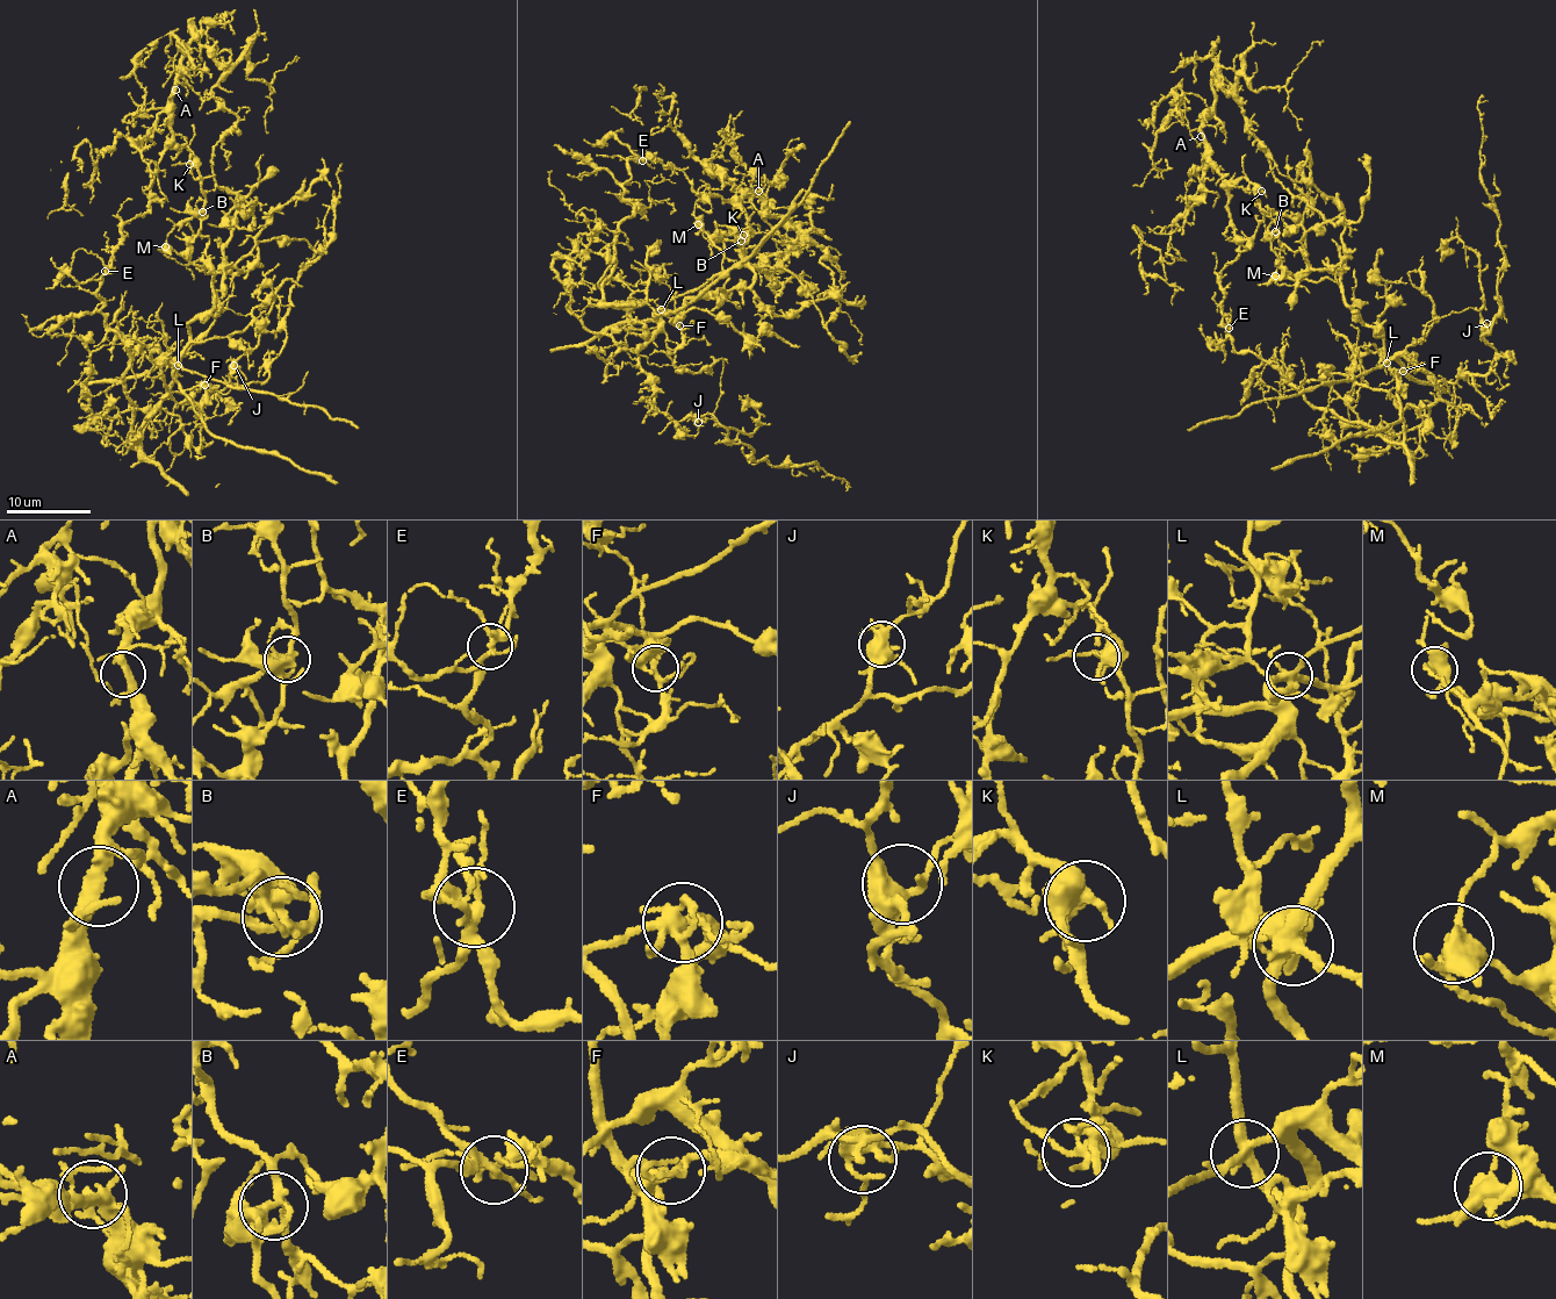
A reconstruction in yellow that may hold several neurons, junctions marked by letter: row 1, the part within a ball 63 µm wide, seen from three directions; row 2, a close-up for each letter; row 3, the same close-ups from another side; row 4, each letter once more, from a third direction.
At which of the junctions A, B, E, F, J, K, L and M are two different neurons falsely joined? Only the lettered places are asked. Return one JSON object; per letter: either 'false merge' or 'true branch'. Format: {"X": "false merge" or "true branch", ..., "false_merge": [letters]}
{"A": "true branch", "B": "false merge", "E": "false merge", "F": "true branch", "J": "true branch", "K": "true branch", "L": "false merge", "M": "false merge", "false_merge": ["B", "E", "L", "M"]}

